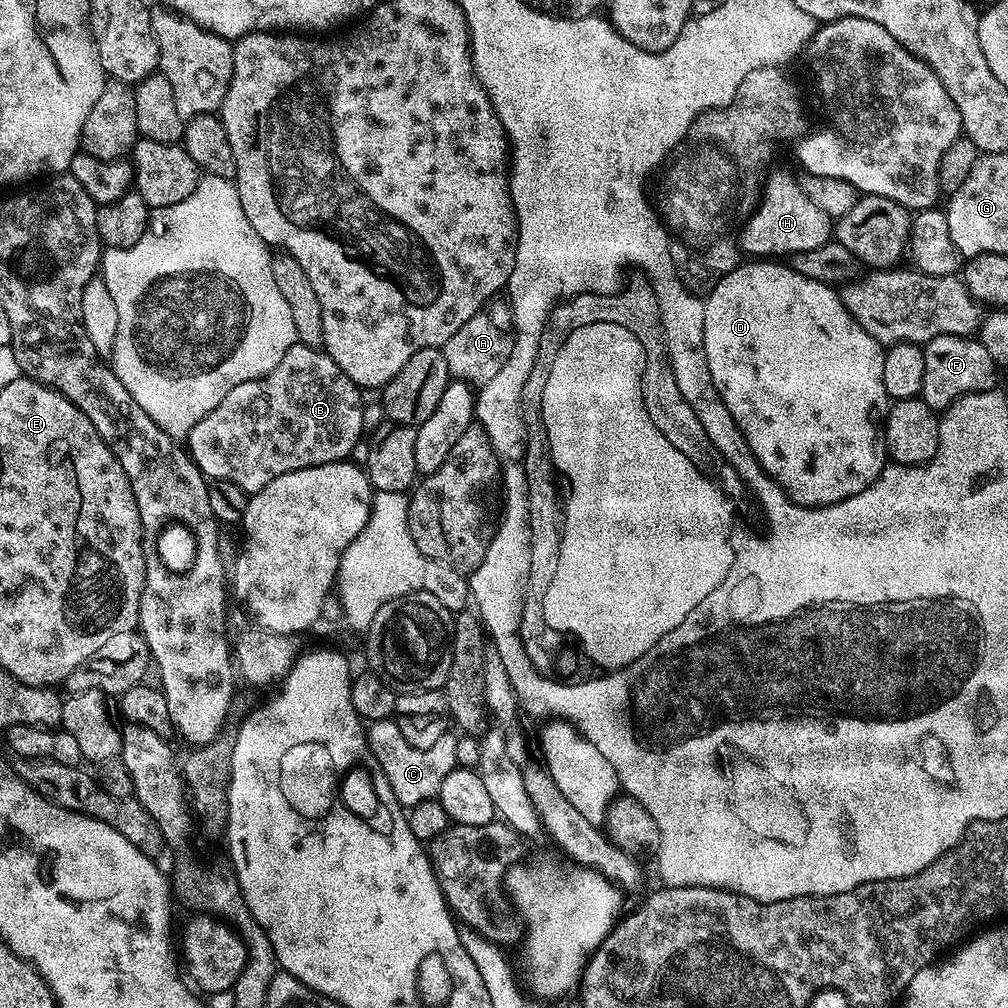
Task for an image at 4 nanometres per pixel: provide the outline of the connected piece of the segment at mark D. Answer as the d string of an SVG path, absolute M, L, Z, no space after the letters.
M748 262L731 268L723 273L720 280L712 288L708 300L703 301L704 313L704 353L706 362L710 362L710 378L712 385L722 394L722 402L726 402L726 410L734 418L738 430L746 438L754 458L760 463L760 469L788 496L789 501L801 504L805 510L819 510L842 502L846 498L854 498L854 494L862 494L878 478L886 463L886 445L884 443L884 422L888 418L890 401L886 394L886 386L882 386L882 362L885 345L879 344L846 310L840 301L840 293L831 284L823 284L813 278L796 273L784 262Z

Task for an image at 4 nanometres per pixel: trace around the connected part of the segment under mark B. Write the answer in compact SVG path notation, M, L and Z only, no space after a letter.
M297 342L294 346L290 346L290 350L286 350L286 354L282 354L282 362L278 362L278 366L274 366L274 370L270 370L270 374L266 374L260 380L247 380L242 382L242 386L234 386L234 390L230 390L230 394L226 394L226 398L222 398L222 402L218 402L218 406L214 406L214 410L210 410L210 414L206 414L206 418L202 418L202 422L198 422L198 426L190 429L186 437L186 451L198 466L201 474L209 481L228 481L234 486L240 487L243 492L251 494L262 490L262 486L266 486L266 482L274 482L274 478L278 478L282 474L290 474L294 470L302 470L310 466L322 466L330 462L348 460L351 457L351 452L356 448L356 443L360 440L360 435L365 435L366 432L363 424L365 401L361 389L357 388L356 383L340 369L338 362L334 362L334 358L330 358L328 353L321 349L311 348Z

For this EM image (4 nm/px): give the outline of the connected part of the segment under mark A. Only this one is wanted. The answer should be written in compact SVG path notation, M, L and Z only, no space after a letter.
M493 298L484 307L479 308L462 326L462 330L457 330L452 337L444 343L443 353L446 358L448 375L454 380L465 380L467 384L473 386L483 386L506 366L506 358L514 350L514 325L512 322L512 309L504 298Z

